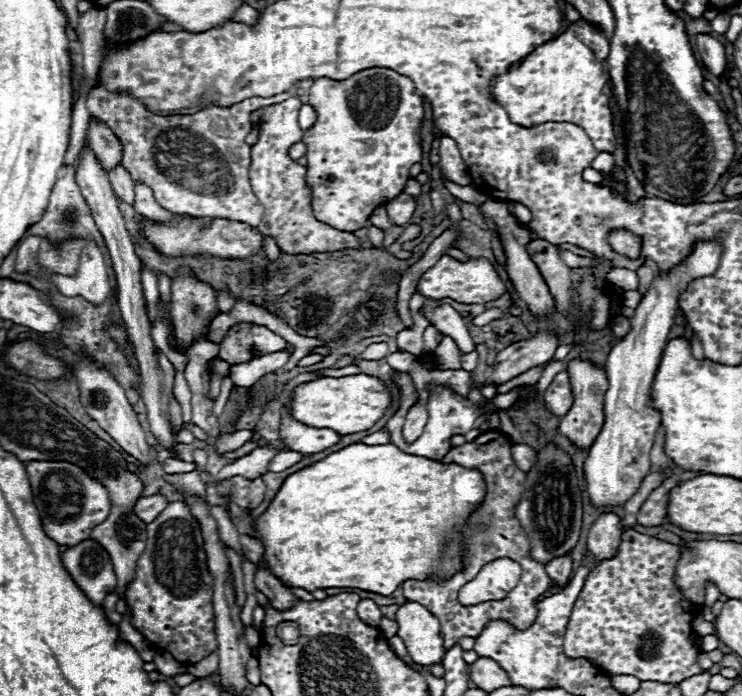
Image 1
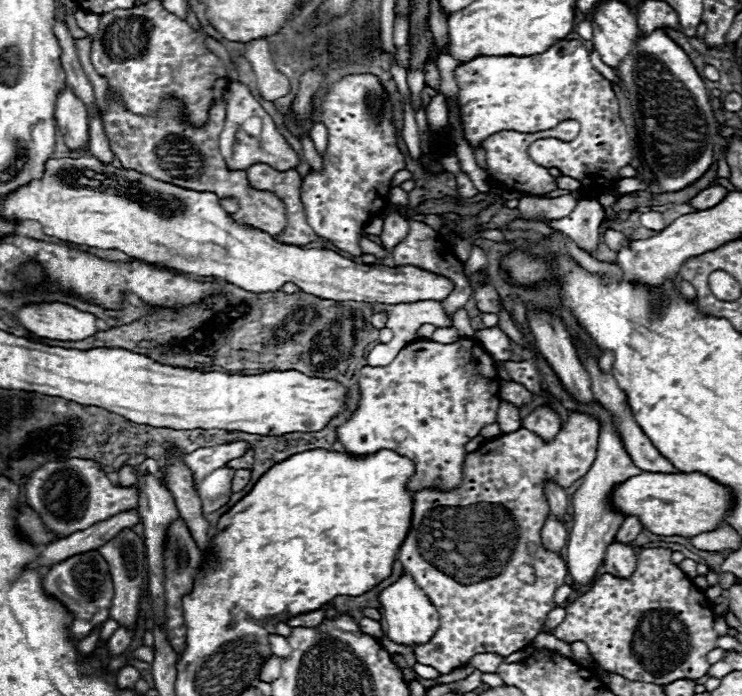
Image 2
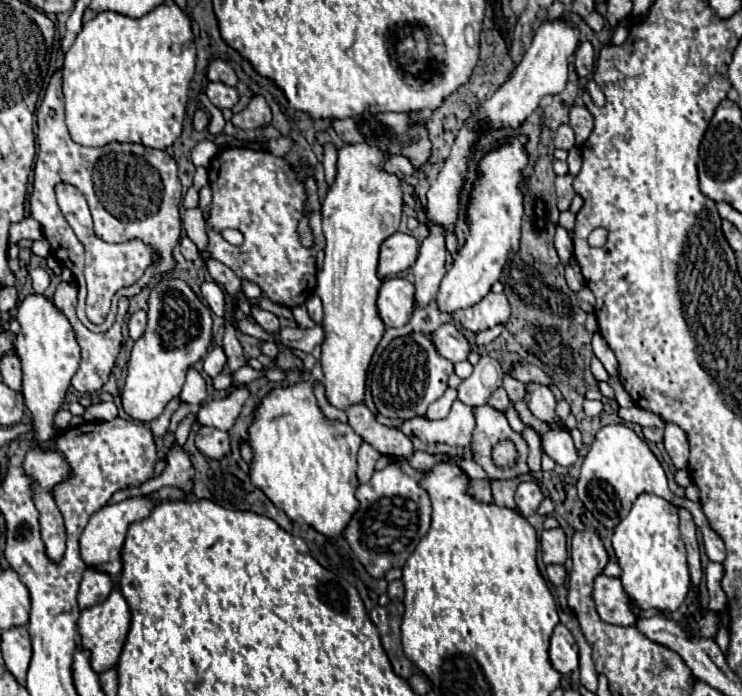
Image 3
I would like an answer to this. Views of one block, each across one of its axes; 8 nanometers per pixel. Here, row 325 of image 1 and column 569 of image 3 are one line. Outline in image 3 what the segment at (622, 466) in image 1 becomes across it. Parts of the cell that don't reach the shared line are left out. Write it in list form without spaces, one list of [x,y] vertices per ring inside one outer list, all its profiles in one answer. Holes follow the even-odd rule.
[[[558,624],[554,628],[550,640],[550,662],[560,674],[570,674],[578,670],[578,644],[564,624]]]

